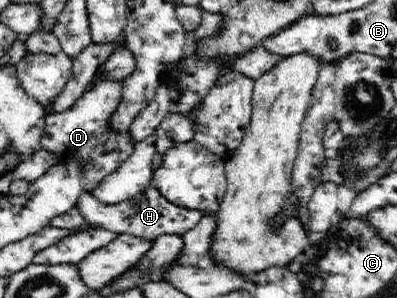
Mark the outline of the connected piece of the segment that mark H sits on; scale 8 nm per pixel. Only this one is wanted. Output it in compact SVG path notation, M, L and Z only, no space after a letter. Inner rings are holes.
M153 185L148 186L131 199L116 205L101 203L90 192L84 191L80 195L76 207L86 218L87 223L93 227L102 228L115 234L138 236L138 238L150 242L154 242L157 237L163 235L182 236L183 233L192 229L202 219L202 212L198 212L198 210L186 210L186 208L170 204Z

